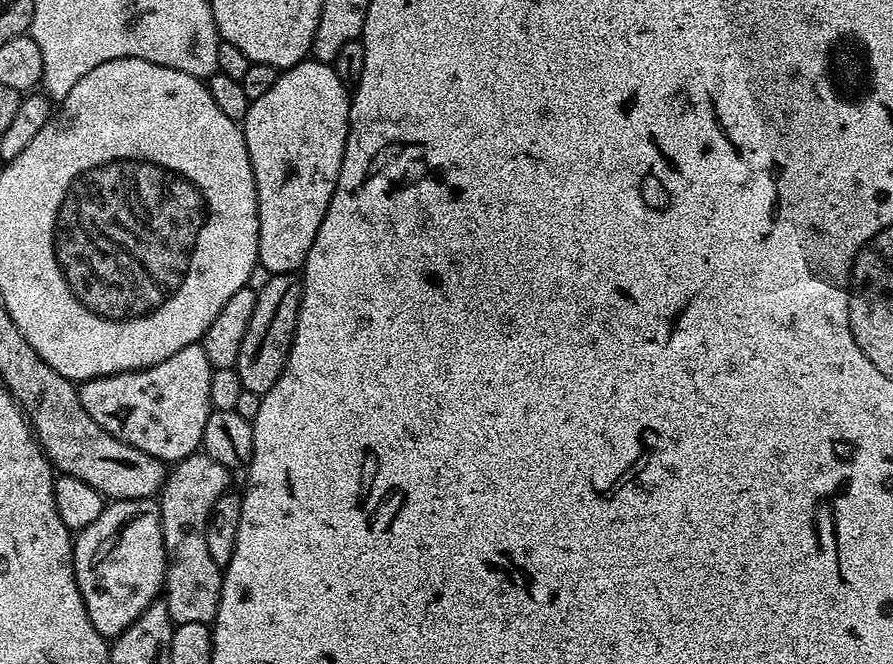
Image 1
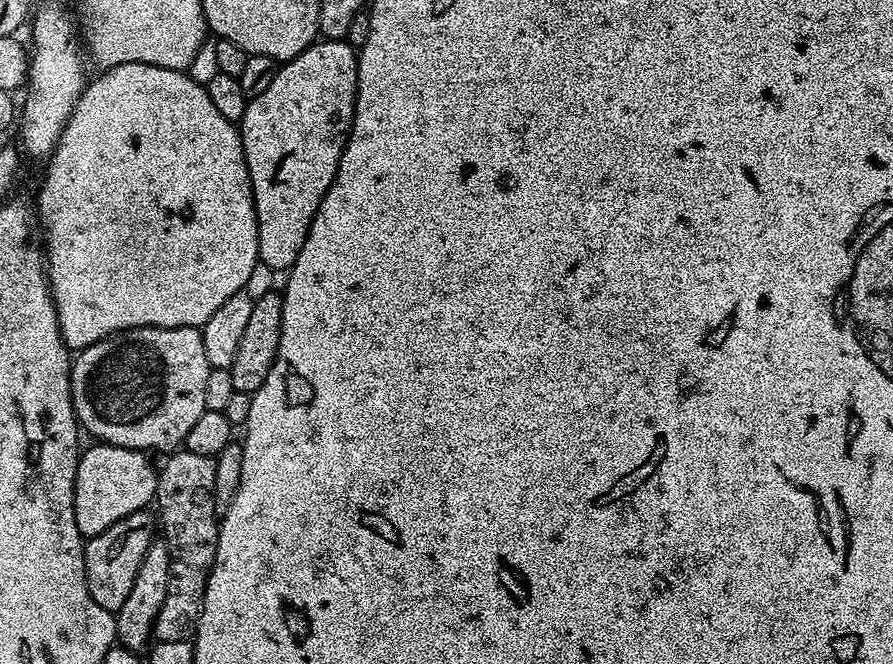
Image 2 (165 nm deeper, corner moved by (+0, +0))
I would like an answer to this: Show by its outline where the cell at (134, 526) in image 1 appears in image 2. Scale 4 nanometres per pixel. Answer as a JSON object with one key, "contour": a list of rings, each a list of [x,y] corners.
{"contour":[[[145,510],[130,514],[85,543],[84,565],[88,589],[94,602],[113,614],[120,611],[122,602],[126,602],[126,597],[134,586],[134,578],[138,578],[138,566],[142,566],[142,558],[146,558],[146,550],[153,542],[154,516],[150,513],[151,511]]]}

